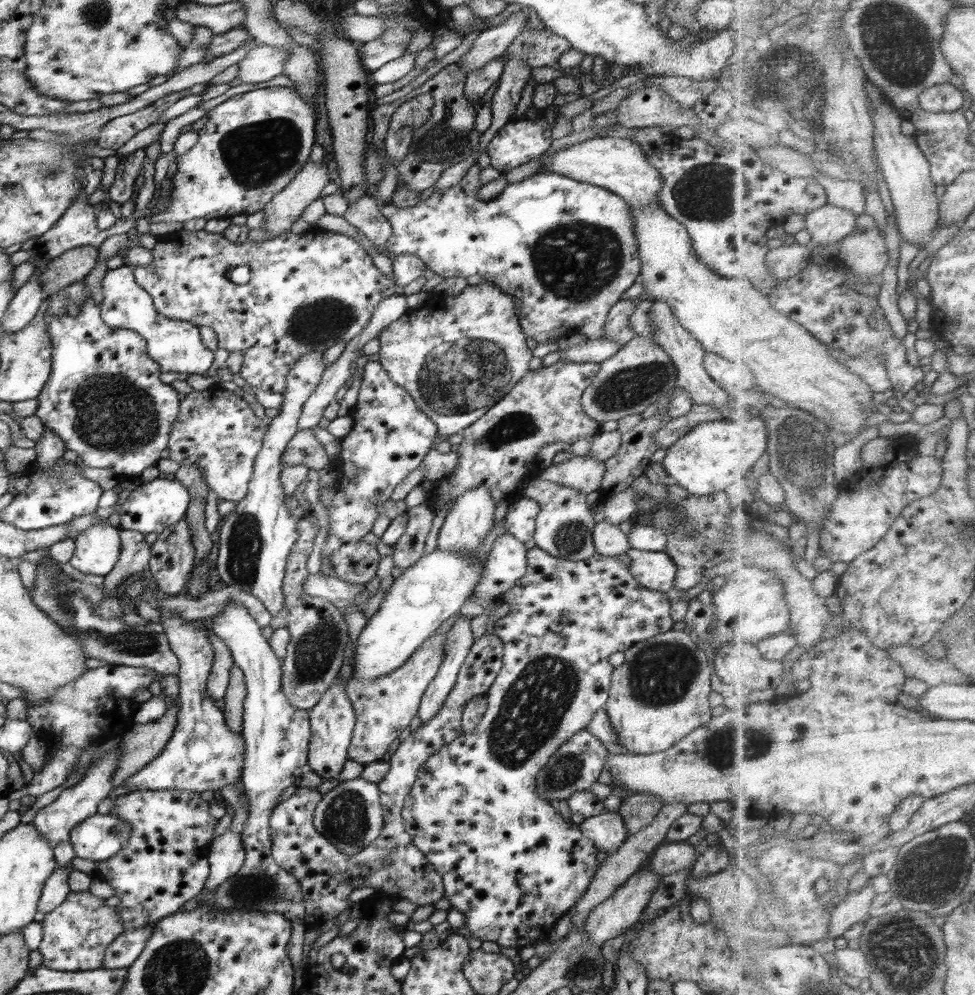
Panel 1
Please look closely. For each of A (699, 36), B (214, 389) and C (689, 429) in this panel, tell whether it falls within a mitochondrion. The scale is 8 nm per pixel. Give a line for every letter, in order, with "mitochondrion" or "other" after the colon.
A: other
B: other
C: other

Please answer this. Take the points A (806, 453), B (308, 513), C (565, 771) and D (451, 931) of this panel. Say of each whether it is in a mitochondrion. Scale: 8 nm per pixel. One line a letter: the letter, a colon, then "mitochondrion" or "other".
A: mitochondrion
B: other
C: mitochondrion
D: other

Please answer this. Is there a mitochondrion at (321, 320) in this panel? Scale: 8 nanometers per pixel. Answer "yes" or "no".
yes

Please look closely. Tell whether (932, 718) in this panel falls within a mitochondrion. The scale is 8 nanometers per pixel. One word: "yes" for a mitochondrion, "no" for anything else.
no

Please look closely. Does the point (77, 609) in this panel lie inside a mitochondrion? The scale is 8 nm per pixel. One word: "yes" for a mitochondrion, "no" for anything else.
yes

